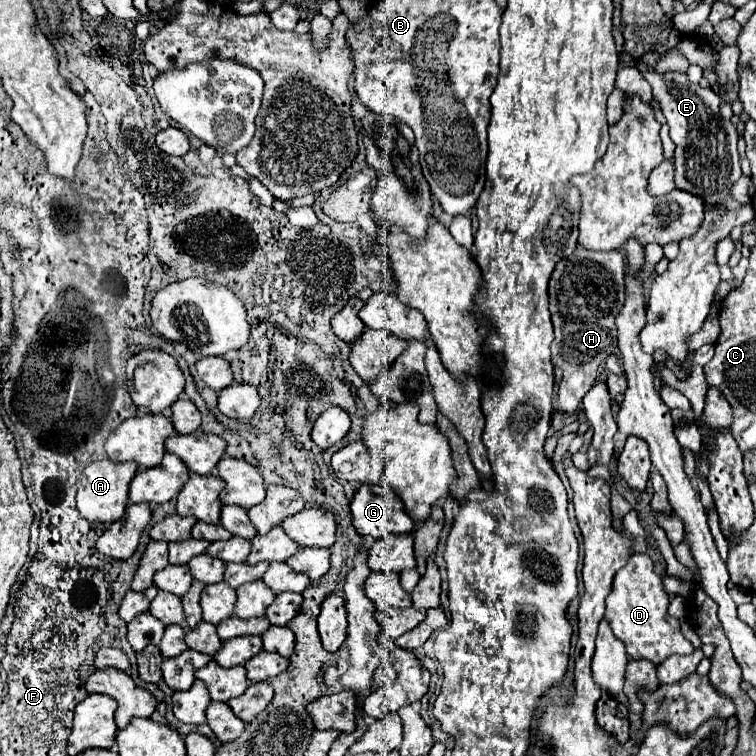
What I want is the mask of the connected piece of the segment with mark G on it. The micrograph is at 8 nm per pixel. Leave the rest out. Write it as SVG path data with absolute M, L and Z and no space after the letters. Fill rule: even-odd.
M363 484L355 492L355 498L351 502L353 526L355 526L357 534L371 536L375 540L389 536L389 534L411 534L415 530L415 522L413 522L413 518L409 518L409 514L405 514L405 506L401 506L401 502L399 502L399 508L395 510L395 502L397 502L397 496L387 486Z

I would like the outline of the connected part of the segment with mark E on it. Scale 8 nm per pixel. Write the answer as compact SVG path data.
M647 70L643 72L643 78L651 84L653 98L661 106L671 128L671 140L677 146L673 158L675 186L699 196L703 202L719 204L725 194L729 194L733 182L741 176L737 132L731 120L725 120L719 114L719 96L711 88L691 84L685 72L659 74L655 70Z

